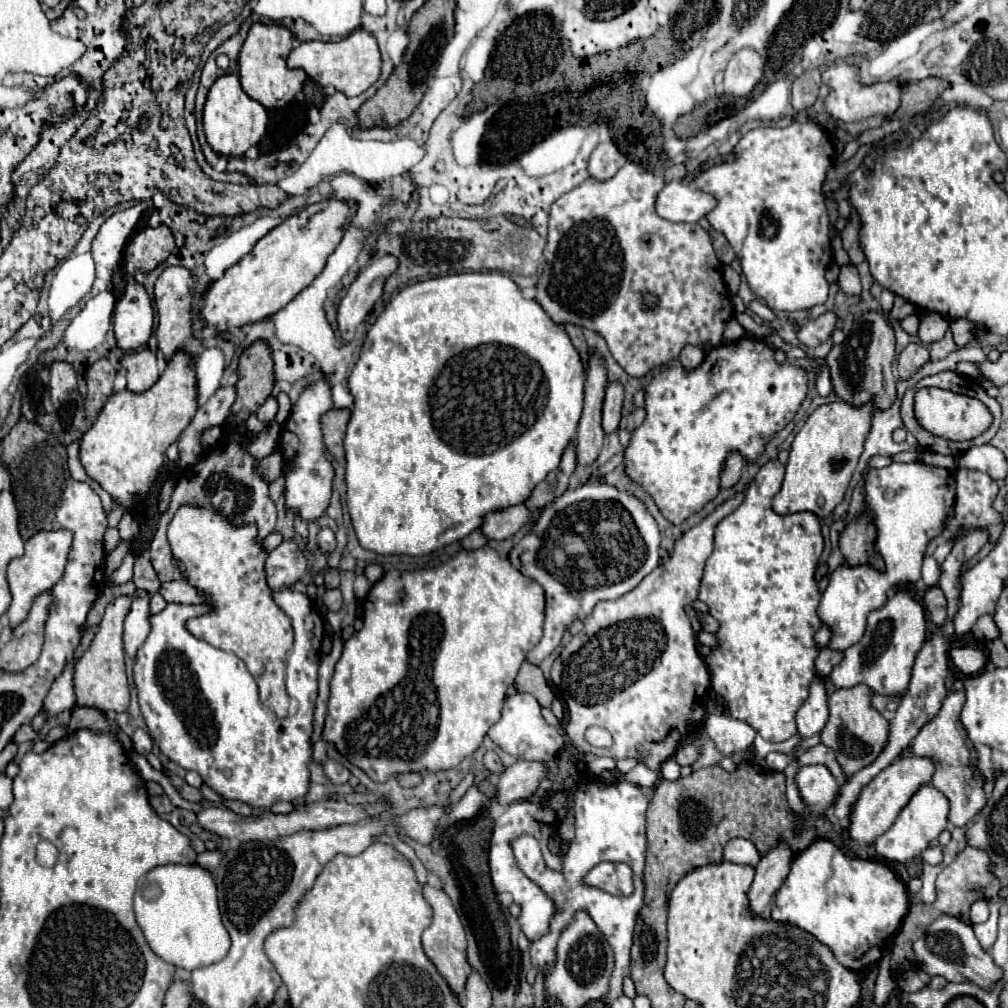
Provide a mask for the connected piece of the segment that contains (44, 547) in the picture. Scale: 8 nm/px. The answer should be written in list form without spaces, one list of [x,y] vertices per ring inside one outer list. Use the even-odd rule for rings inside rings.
[[[40,531],[38,535],[26,541],[24,555],[10,561],[6,571],[8,587],[12,593],[12,603],[8,609],[10,627],[18,627],[28,617],[34,599],[46,591],[52,591],[52,587],[62,579],[68,551],[70,551],[70,531]]]

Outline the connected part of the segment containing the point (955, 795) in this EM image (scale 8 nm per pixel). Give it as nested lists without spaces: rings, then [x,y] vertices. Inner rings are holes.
[[[964,691],[948,693],[938,715],[912,741],[912,753],[916,757],[930,757],[934,761],[936,771],[930,783],[948,799],[950,803],[948,821],[956,827],[964,827],[974,815],[978,815],[984,809],[988,801],[988,795],[984,791],[986,781],[978,769],[978,753],[974,751],[974,745],[968,741],[968,735],[960,721],[962,707],[964,707]]]

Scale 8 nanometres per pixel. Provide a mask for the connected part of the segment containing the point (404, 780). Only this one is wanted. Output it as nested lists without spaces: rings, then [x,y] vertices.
[[[410,771],[410,773],[404,773],[404,775],[396,775],[396,779],[402,787],[416,787],[422,781],[422,773],[420,771]]]

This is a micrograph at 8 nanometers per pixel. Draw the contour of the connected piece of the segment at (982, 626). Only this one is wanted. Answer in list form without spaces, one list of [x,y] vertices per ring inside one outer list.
[[[984,615],[984,617],[980,617],[976,621],[976,625],[974,625],[974,637],[976,639],[986,639],[986,641],[994,641],[994,639],[1000,637],[1000,629],[994,623],[992,615]]]

